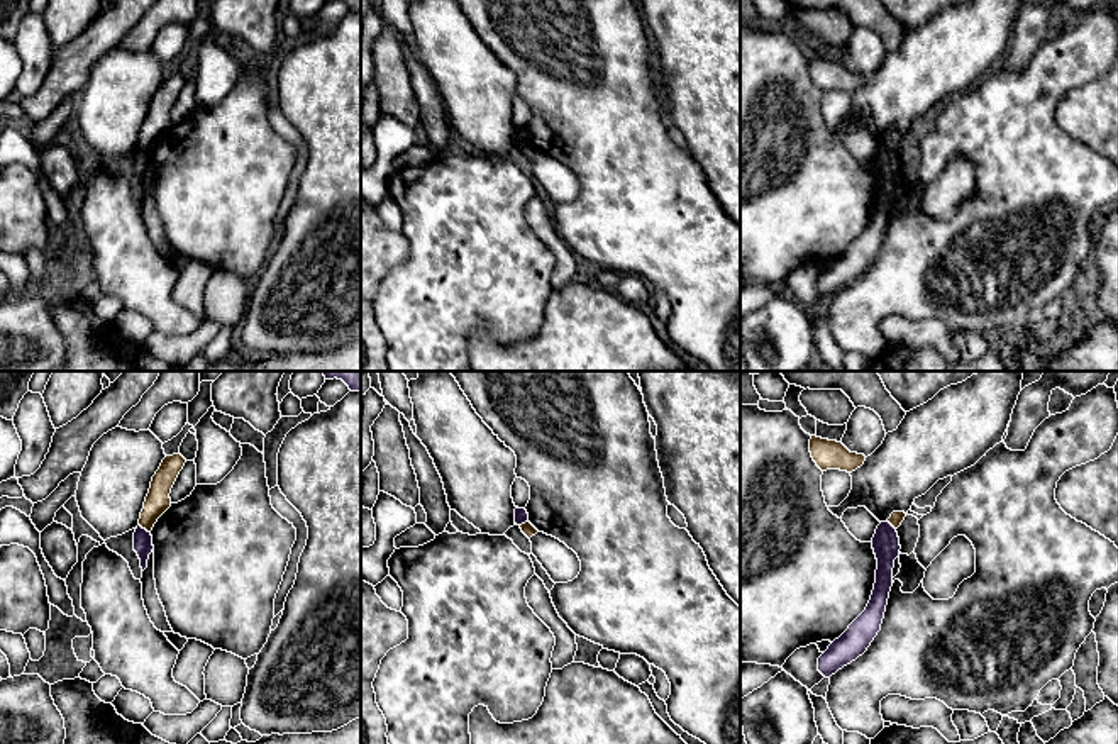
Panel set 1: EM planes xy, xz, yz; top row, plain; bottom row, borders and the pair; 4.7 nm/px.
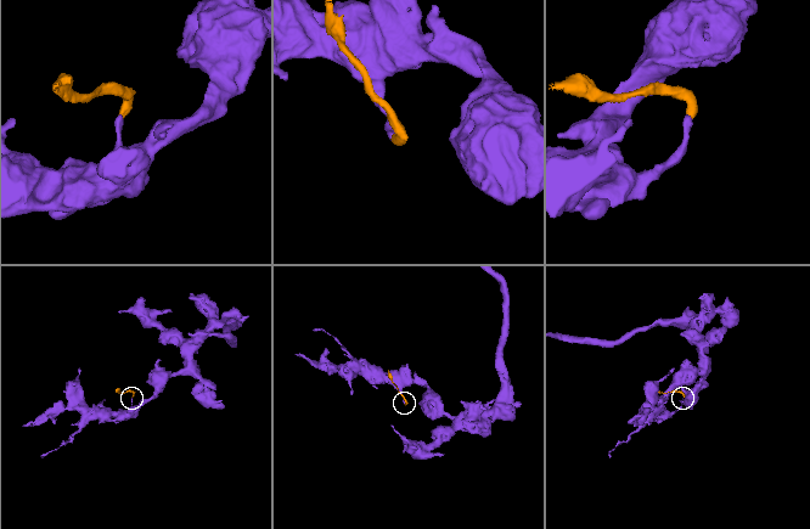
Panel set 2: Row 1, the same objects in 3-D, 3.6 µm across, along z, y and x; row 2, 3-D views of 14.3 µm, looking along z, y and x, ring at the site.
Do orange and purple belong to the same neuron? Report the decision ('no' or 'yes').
no

